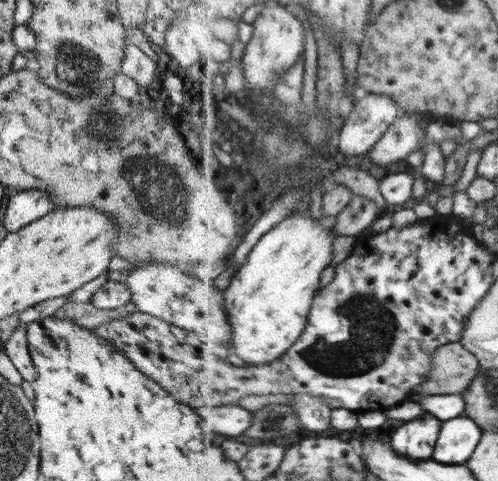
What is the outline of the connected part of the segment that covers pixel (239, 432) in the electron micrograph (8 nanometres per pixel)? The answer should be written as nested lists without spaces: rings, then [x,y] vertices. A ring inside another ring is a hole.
[[[223,405],[220,407],[197,407],[194,411],[199,415],[201,426],[206,429],[215,428],[224,438],[242,438],[248,426],[251,426],[252,410],[245,405]]]

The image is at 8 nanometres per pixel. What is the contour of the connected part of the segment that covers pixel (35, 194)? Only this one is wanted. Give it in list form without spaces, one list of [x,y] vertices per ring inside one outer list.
[[[37,189],[18,191],[16,195],[10,195],[3,212],[3,226],[7,233],[19,230],[27,226],[30,222],[45,216],[49,211],[55,208],[50,194]]]

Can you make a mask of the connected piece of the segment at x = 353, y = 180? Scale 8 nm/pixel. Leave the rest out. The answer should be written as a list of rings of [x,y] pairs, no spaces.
[[[340,166],[333,173],[333,178],[336,183],[351,189],[354,195],[365,195],[373,199],[380,209],[388,204],[380,190],[380,179],[373,178],[367,171]]]

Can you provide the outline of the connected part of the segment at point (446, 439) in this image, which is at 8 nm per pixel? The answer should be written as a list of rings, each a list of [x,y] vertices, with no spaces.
[[[465,415],[444,422],[433,459],[450,465],[466,463],[482,439],[482,428]]]

